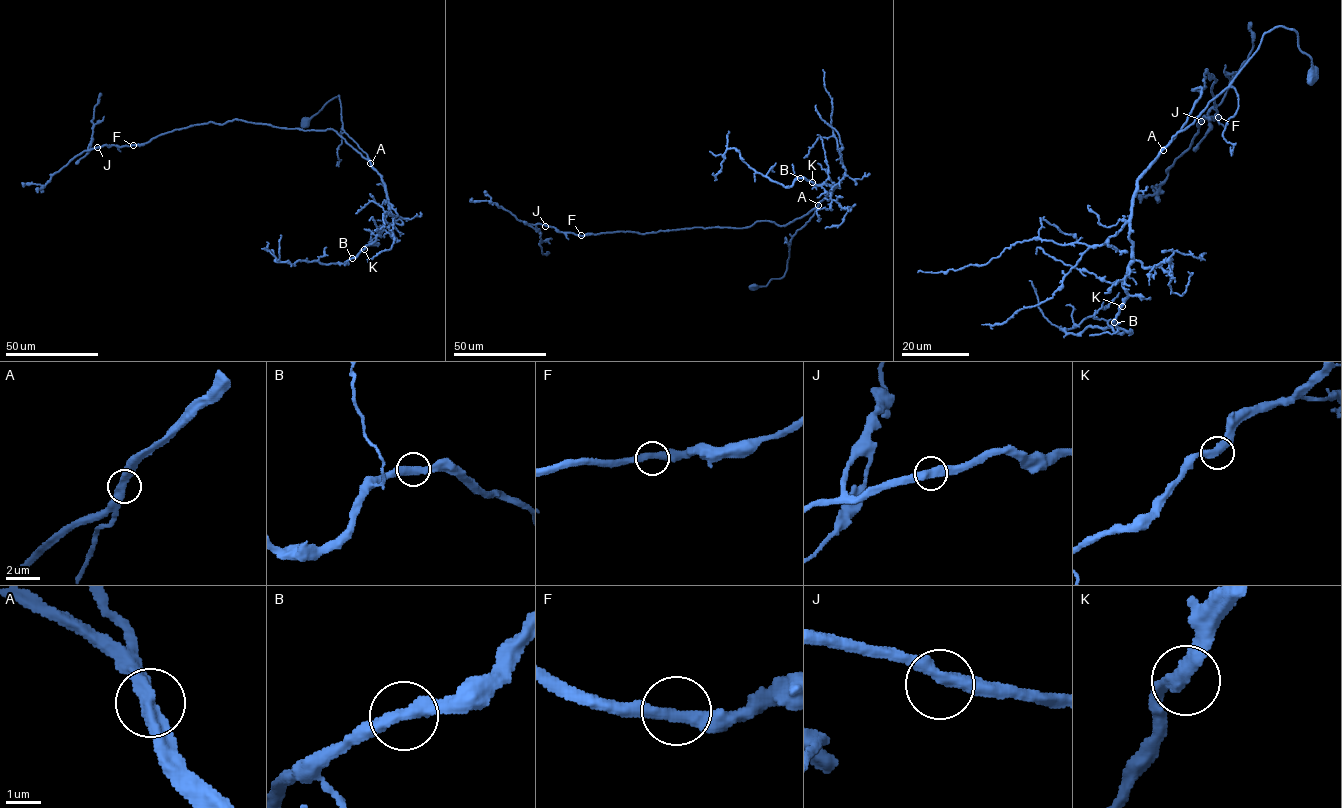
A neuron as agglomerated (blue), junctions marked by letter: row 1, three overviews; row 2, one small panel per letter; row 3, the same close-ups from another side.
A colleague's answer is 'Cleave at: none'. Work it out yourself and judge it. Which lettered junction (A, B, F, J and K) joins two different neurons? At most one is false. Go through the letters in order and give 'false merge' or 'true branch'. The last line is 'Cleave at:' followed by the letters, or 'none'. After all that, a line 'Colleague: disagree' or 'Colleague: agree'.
A: true branch
B: true branch
F: true branch
J: true branch
K: true branch
Cleave at: none
Colleague: agree

